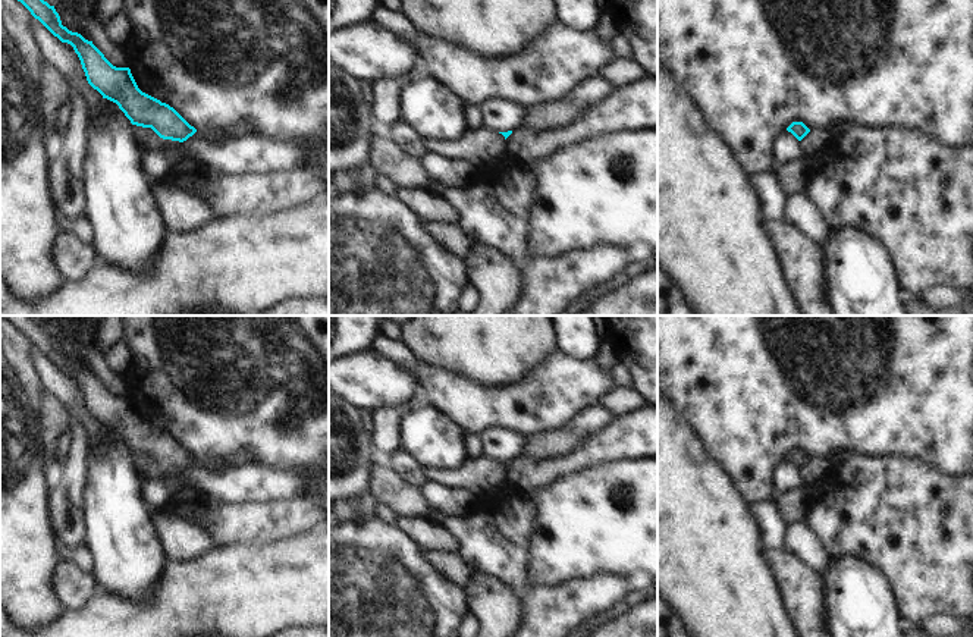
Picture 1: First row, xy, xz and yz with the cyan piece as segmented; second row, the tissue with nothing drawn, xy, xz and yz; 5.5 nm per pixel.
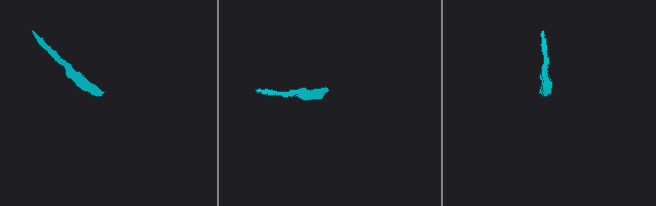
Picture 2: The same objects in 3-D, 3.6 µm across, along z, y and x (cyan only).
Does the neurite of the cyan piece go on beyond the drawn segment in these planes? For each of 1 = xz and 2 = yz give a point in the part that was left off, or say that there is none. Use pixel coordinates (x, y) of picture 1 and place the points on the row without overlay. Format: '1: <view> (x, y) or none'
1: none
2: none

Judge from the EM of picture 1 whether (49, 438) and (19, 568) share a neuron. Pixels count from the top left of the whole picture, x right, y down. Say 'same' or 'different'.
different

